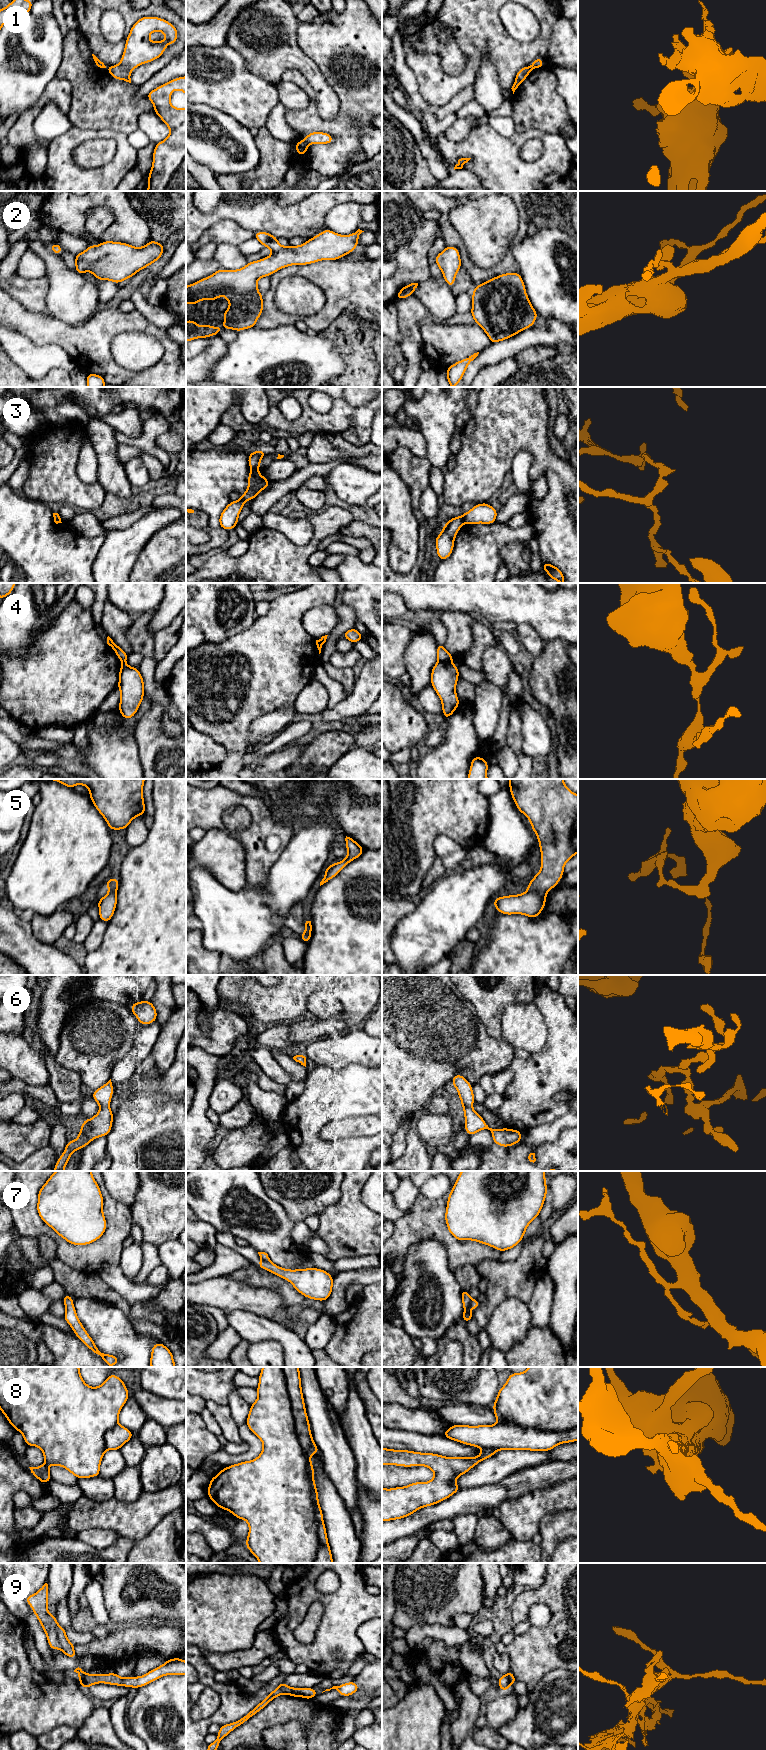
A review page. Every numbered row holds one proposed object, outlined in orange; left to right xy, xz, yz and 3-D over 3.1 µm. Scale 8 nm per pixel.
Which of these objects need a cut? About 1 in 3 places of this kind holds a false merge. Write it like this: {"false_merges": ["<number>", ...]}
{"false_merges": ["1", "3", "4", "5", "7", "8", "9"]}

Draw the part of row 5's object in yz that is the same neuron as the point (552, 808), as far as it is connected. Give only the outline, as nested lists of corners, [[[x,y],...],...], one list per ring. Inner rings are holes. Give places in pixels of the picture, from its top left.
[[[509,779],[509,786],[517,809],[529,819],[541,850],[541,869],[527,885],[528,891],[547,892],[559,883],[564,865],[578,853],[578,795],[564,784],[563,779]]]

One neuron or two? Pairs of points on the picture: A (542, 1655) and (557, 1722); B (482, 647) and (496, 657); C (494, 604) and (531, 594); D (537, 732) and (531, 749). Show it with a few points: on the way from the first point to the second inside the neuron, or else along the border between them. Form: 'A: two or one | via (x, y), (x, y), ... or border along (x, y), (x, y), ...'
A: two | border along (567, 1669), (554, 1668), (548, 1671), (530, 1691)
B: two | border along (498, 643), (491, 646), (483, 655), (483, 673)
C: one | via (503, 595), (522, 594)
D: one | via (536, 736), (536, 742), (533, 745)

